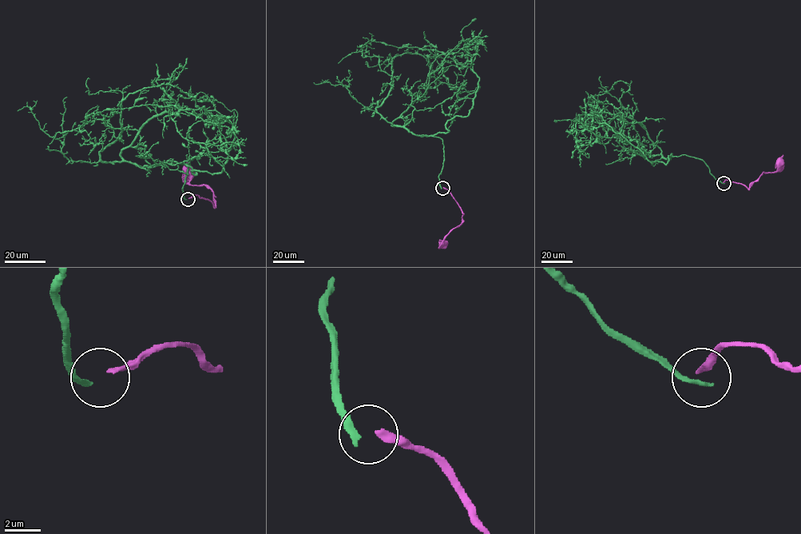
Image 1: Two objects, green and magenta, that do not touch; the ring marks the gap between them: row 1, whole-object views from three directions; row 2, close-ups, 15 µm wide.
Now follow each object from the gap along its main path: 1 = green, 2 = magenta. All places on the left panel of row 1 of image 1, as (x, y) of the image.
1: (187, 199), (189, 161), (140, 166), (103, 162), (100, 155), (121, 132), (120, 102), (169, 81), (181, 68)
2: (188, 198), (197, 195), (210, 201), (215, 207), (213, 193), (209, 189), (189, 183), (188, 170)

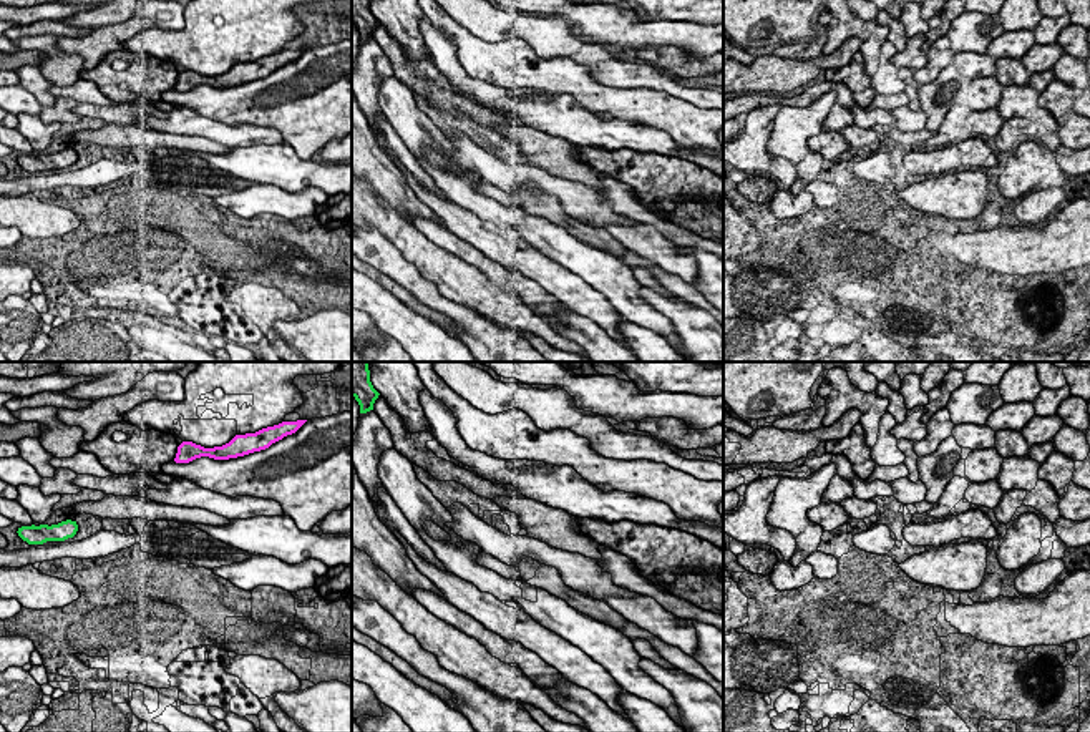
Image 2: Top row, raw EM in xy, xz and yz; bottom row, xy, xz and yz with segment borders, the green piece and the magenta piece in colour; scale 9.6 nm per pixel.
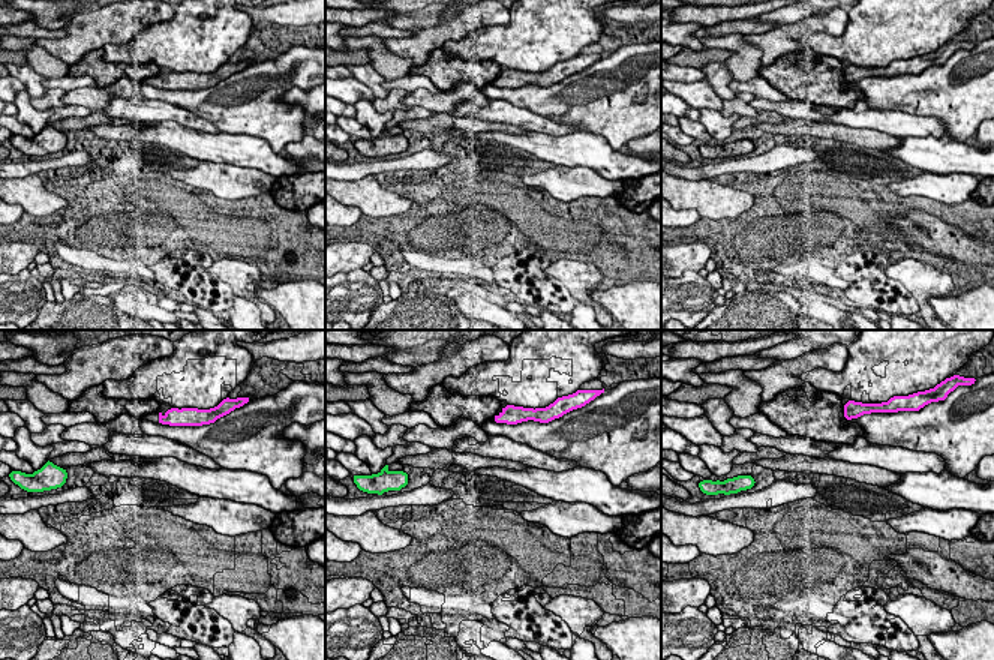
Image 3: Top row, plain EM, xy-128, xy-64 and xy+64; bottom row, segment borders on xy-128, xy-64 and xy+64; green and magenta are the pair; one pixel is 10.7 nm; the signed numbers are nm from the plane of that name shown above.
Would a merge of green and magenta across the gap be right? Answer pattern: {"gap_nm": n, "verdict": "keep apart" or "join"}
{"gap_nm": 1150, "verdict": "keep apart"}

